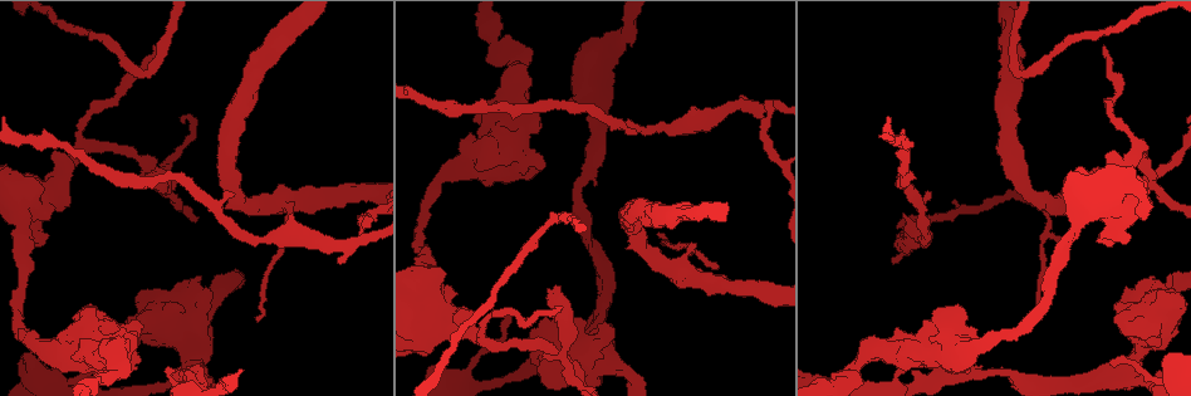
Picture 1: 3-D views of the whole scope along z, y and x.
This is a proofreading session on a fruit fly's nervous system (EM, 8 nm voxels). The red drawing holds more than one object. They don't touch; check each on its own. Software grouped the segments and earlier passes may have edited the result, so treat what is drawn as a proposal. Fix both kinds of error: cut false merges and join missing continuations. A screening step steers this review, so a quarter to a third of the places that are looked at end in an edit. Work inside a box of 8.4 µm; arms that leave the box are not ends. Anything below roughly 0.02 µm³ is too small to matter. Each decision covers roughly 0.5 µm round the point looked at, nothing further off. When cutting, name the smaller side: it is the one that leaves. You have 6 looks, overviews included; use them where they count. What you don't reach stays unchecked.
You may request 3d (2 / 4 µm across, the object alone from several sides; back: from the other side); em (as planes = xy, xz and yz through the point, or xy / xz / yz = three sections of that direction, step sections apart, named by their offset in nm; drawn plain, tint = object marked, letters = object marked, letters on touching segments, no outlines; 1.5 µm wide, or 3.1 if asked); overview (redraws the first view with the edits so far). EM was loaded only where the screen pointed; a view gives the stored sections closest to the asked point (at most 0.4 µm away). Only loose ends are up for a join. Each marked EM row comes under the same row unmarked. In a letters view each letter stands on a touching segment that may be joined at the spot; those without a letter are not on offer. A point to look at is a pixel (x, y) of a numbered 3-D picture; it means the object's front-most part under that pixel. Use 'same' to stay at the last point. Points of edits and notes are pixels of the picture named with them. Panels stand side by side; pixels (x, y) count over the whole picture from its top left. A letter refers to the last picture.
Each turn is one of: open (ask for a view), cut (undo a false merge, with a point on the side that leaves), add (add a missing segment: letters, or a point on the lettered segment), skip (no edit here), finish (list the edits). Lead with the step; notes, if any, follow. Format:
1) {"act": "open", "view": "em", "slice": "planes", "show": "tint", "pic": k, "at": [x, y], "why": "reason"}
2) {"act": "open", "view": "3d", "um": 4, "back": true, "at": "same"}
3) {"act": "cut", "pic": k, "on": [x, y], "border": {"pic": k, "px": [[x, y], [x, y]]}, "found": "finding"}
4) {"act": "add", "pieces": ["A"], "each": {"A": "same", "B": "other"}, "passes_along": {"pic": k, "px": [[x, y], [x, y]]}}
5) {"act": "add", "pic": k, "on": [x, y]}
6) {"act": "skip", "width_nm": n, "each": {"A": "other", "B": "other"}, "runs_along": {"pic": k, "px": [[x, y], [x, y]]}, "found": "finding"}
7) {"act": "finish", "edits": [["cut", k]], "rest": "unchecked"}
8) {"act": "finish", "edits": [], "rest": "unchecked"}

{"act": "open", "view": "3d", "um": 2, "back": true, "pic": 1, "at": [929, 192], "why": "branch stops here"}

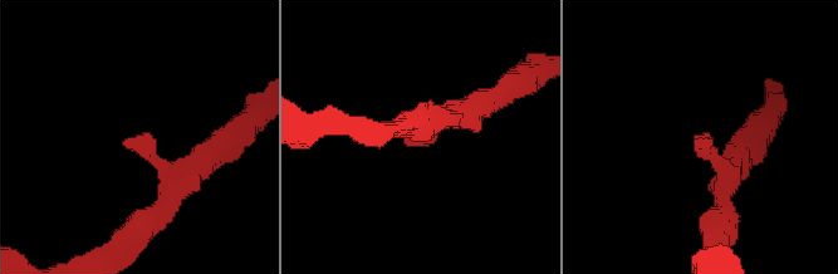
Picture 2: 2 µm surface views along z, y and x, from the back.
{"act": "open", "view": "em", "slice": "yz", "step": 8, "show": "letters", "pic": 2, "at": [404, 142], "arm_widths_nm": [200, 200]}

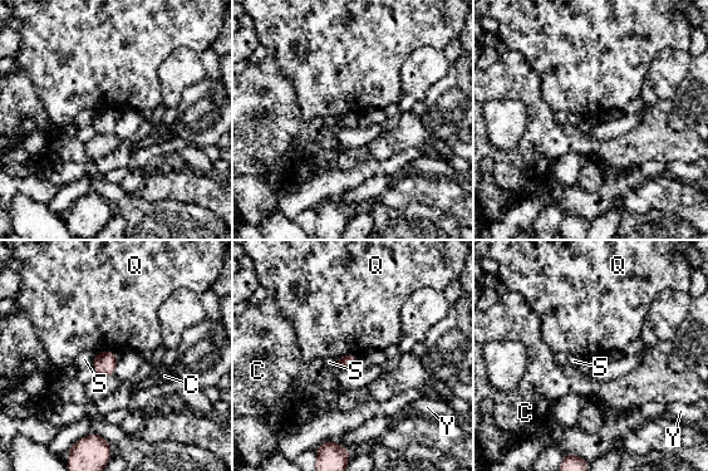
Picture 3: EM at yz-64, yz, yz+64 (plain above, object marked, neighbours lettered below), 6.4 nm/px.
{"act": "skip", "each": {"C": "other", "Q": "other", "S": "other", "Y": "other"}, "border": {"pic": 3, "px": [[116, 352], [97, 352], [94, 354]]}, "found": "none of them fits"}

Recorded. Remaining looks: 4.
{"act": "open", "view": "em", "slice": "planes", "show": "letters", "pic": 1, "at": [551, 223]}

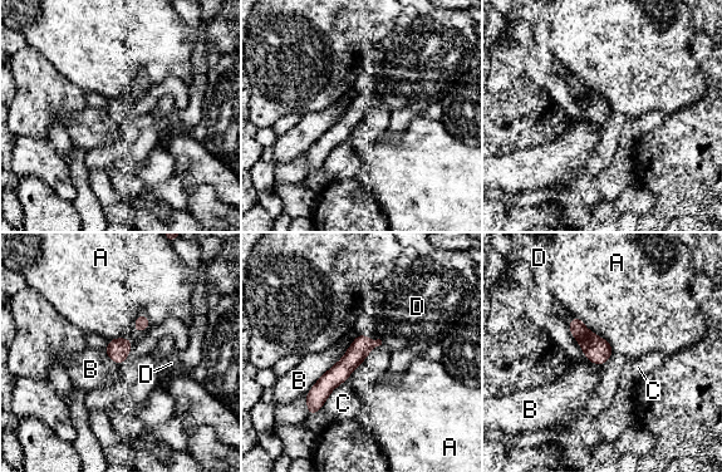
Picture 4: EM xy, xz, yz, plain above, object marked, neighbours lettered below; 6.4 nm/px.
{"act": "skip", "width_nm": 130, "each": {"A": "other", "B": "other", "C": "other", "D": "other"}, "border": {"pic": 4, "px": [[150, 319], [145, 330], [131, 329]]}, "found": "all the same neuron"}

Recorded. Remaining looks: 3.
{"act": "open", "view": "em", "slice": "xz", "step": 4, "show": "letters", "pic": 1, "at": [1151, 176]}

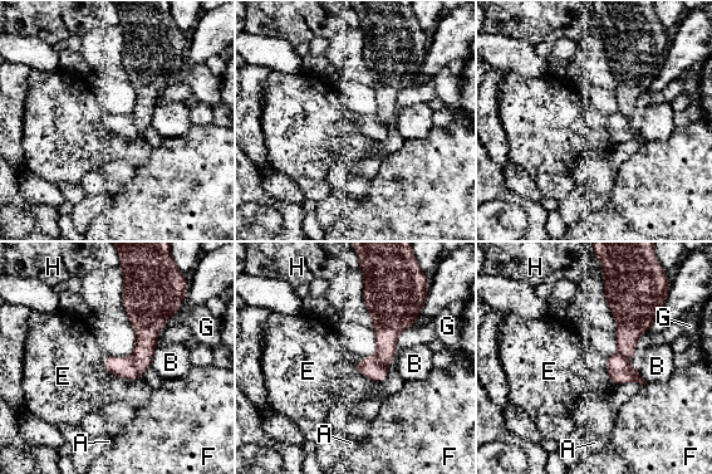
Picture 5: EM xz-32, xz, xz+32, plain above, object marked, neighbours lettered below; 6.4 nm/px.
{"act": "cut", "pic": 5, "on": [146, 330], "width_nm": 120, "each": {"A": "other", "B": "other", "E": "other", "F": "other", "G": "other", "H": "other"}, "border": {"pic": 5, "px": [[131, 356], [134, 367], [142, 375]]}, "found": "a second neuron is stuck on"}

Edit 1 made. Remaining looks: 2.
{"act": "finish", "edits": [["cut", 5]], "rest": "unchecked"}

